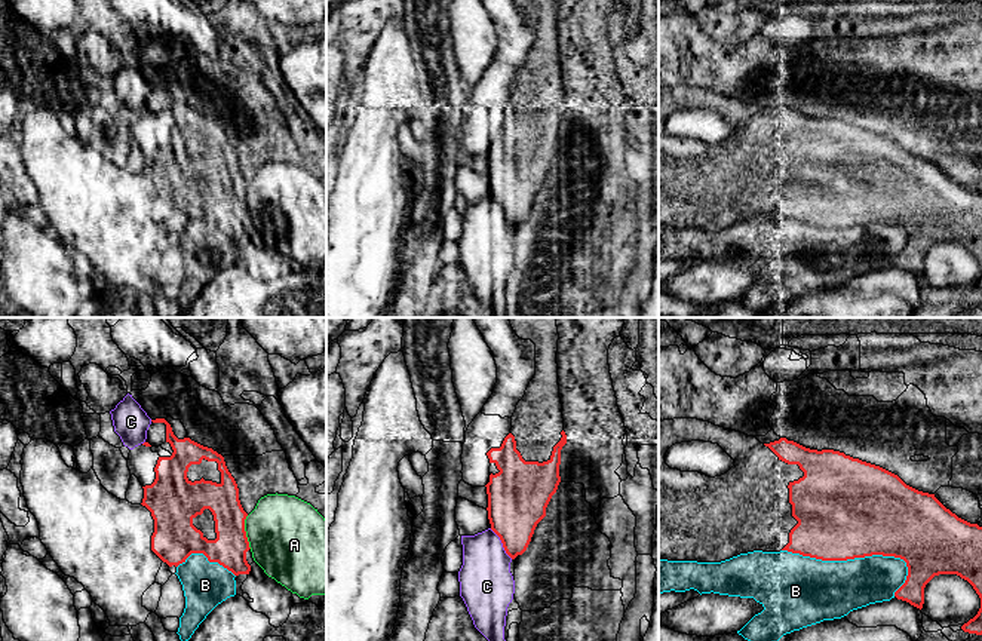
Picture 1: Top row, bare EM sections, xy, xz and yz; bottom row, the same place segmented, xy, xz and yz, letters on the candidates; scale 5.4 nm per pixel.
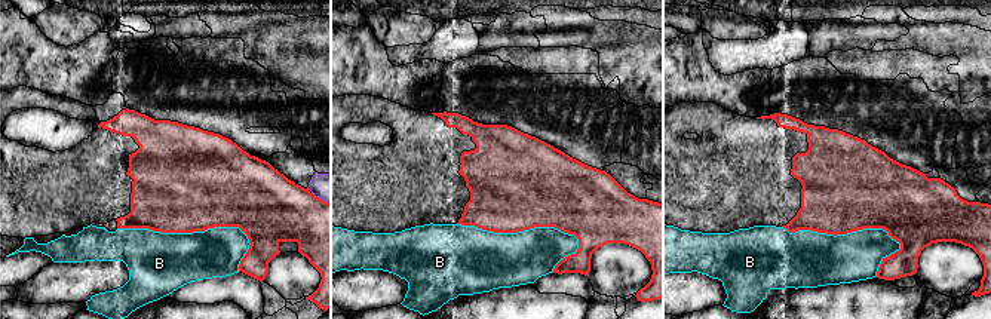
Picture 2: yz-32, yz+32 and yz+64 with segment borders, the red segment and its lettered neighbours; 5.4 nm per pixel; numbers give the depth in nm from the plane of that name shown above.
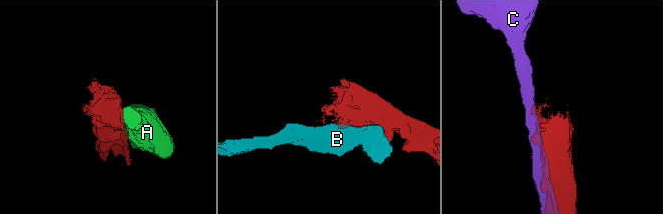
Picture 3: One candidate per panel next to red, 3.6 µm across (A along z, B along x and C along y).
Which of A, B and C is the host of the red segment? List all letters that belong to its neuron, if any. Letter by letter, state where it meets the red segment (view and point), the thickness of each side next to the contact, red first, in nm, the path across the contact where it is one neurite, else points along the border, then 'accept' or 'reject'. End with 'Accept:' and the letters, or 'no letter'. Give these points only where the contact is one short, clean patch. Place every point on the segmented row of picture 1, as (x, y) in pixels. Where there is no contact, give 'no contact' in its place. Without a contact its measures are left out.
A: meets red in xy at (245, 531); 190 nm thick on the red side, 440 nm on the other; reject
B: meets red in yz at (850, 558); 500 nm thick on the red side, 320 nm on the other; reject
C: meets red in xz at (502, 542); 320 nm thick on the red side, 300 nm on the other; reject
Accept: no letter

